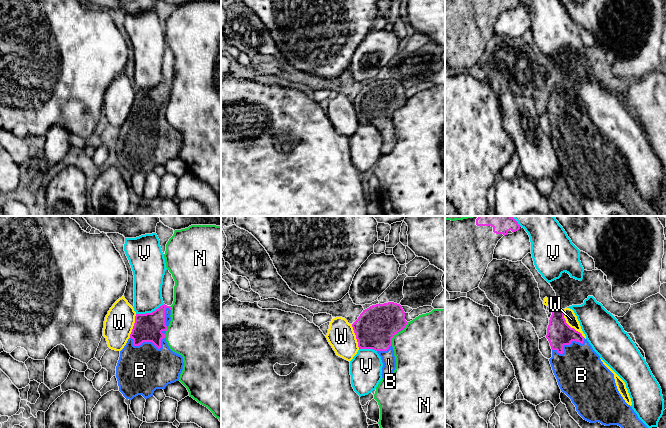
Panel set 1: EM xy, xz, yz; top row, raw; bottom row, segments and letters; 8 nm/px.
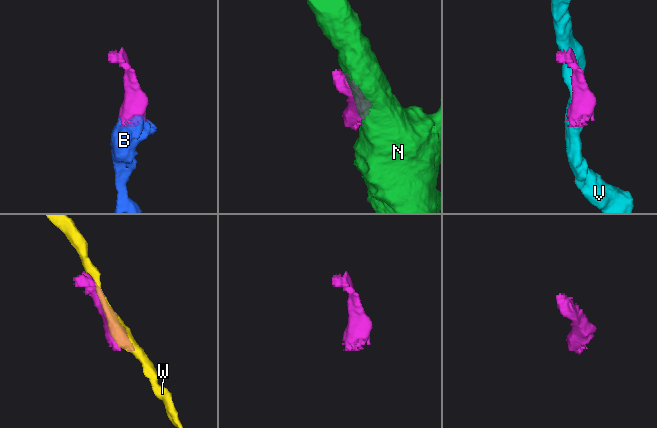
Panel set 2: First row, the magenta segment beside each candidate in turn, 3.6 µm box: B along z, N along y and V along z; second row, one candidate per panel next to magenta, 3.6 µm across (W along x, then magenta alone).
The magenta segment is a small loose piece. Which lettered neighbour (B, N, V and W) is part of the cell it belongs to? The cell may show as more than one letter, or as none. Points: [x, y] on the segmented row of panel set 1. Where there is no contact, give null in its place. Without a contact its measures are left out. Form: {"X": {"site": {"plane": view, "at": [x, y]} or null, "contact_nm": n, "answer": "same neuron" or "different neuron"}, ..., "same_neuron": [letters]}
{"B": {"site": {"plane": "xy", "at": [149, 341]}, "contact_nm": 280, "answer": "same neuron"}, "N": {"site": {"plane": "xz", "at": [397, 332]}, "contact_nm": 240, "answer": "different neuron"}, "V": {"site": {"plane": "xy", "at": [150, 313]}, "contact_nm": 240, "answer": "different neuron"}, "W": {"site": {"plane": "yz", "at": [568, 325]}, "contact_nm": 280, "answer": "different neuron"}, "same_neuron": ["B"]}

